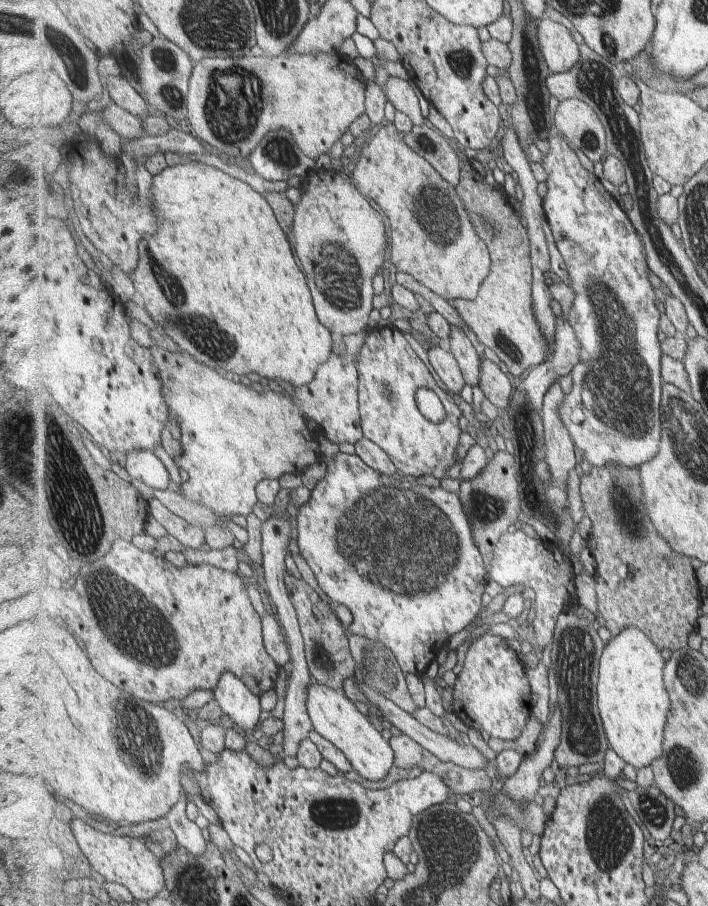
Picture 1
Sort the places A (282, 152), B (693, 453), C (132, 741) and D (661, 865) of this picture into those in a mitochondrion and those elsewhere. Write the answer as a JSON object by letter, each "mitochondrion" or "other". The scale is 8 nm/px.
{"A":"mitochondrion","B":"mitochondrion","C":"mitochondrion","D":"other"}

